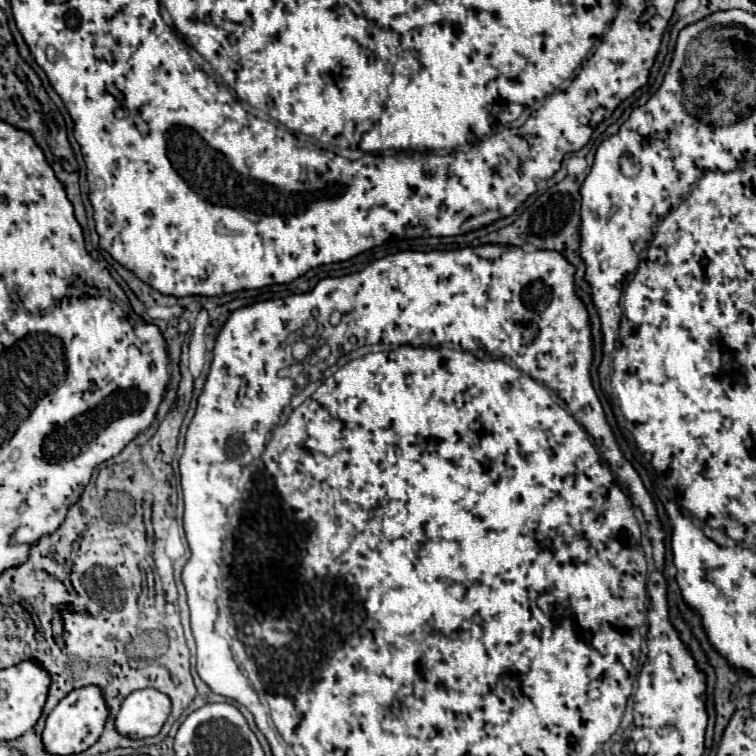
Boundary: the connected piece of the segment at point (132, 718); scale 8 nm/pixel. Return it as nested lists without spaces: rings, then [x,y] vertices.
[[[156,688],[134,690],[120,706],[116,730],[130,738],[156,736],[170,714],[170,698]]]

